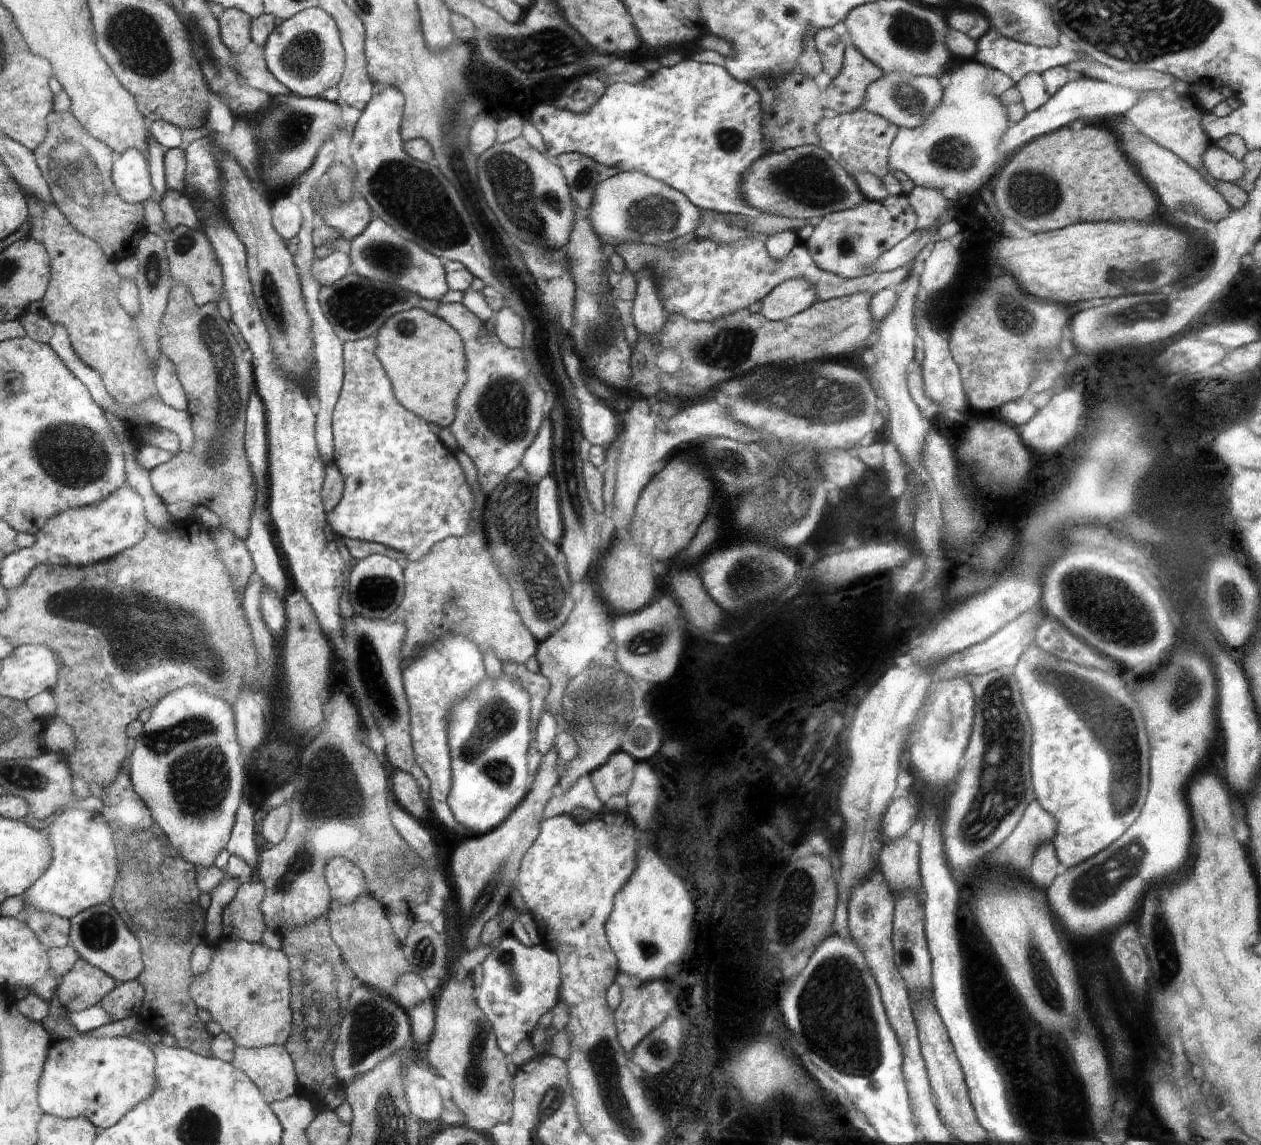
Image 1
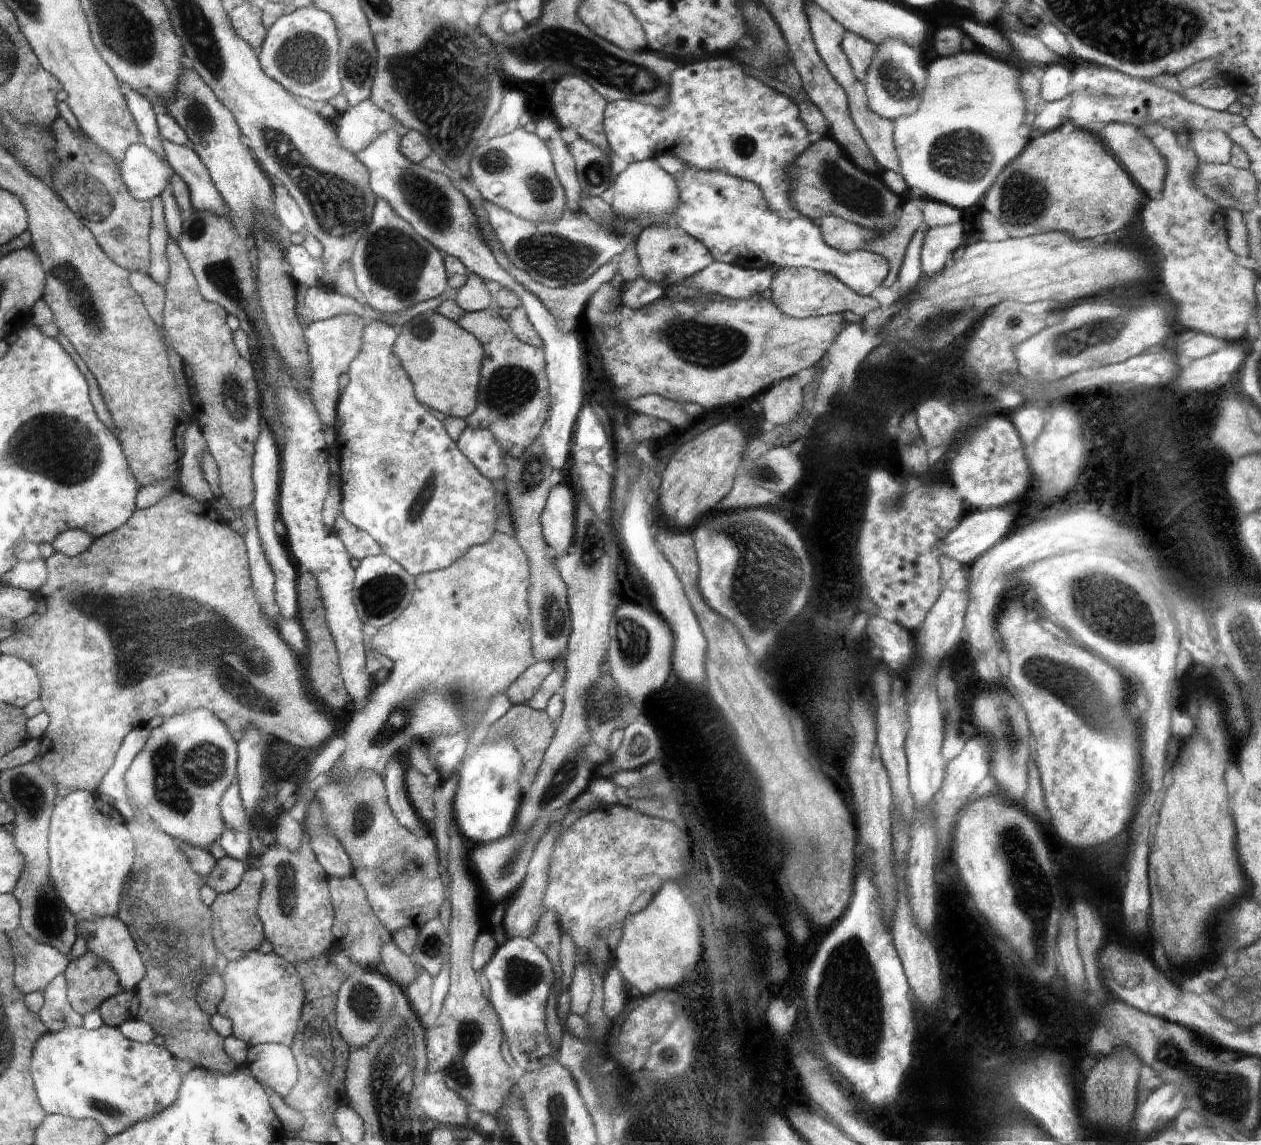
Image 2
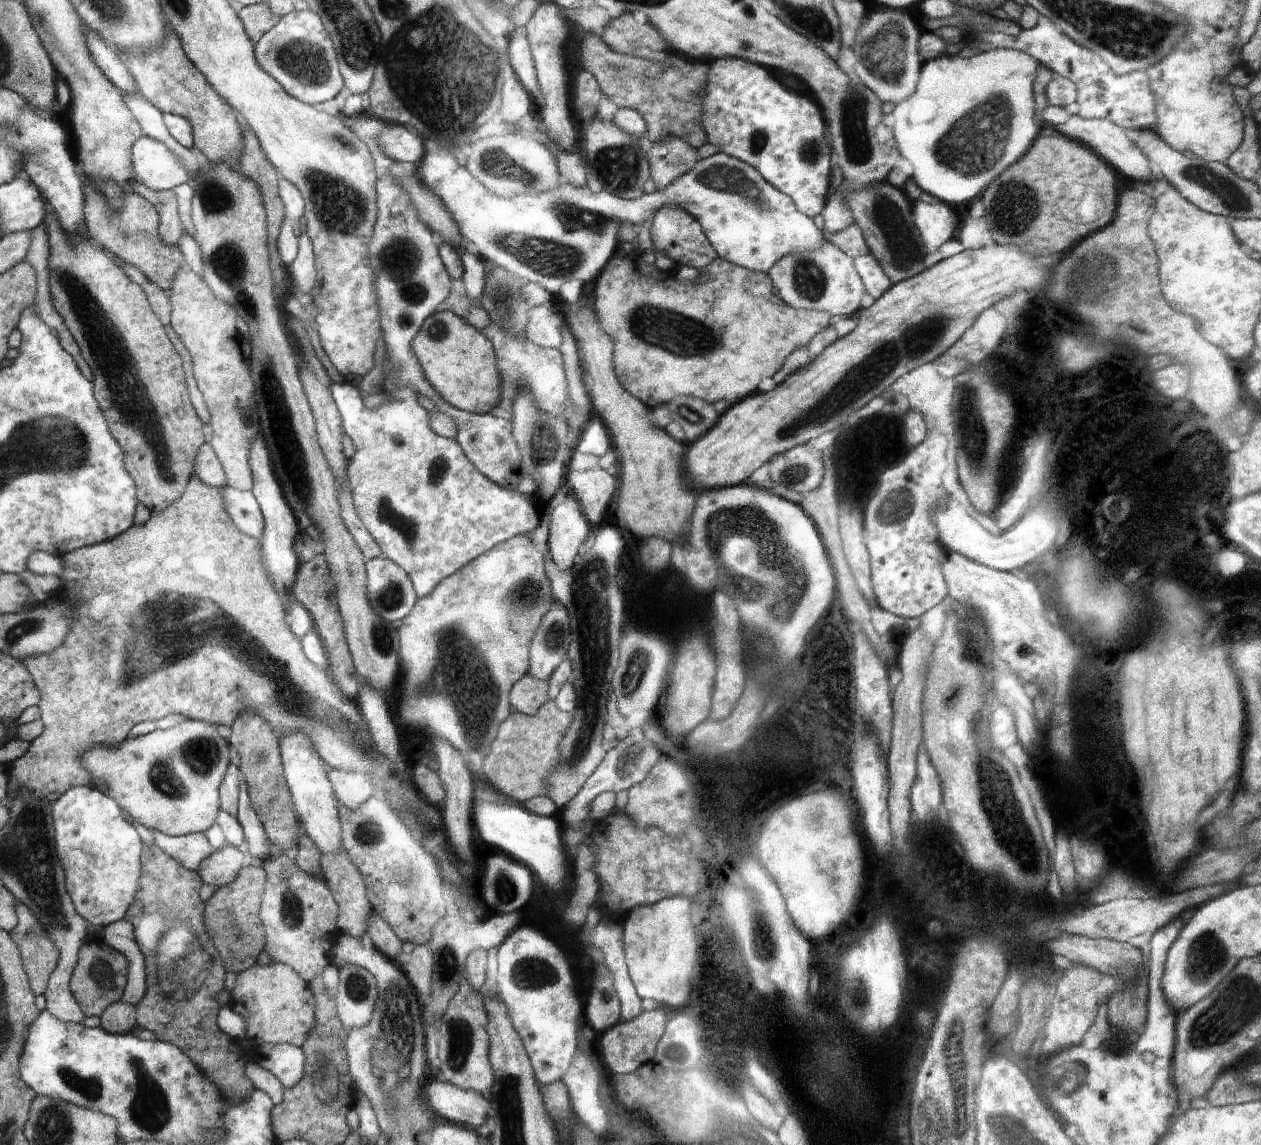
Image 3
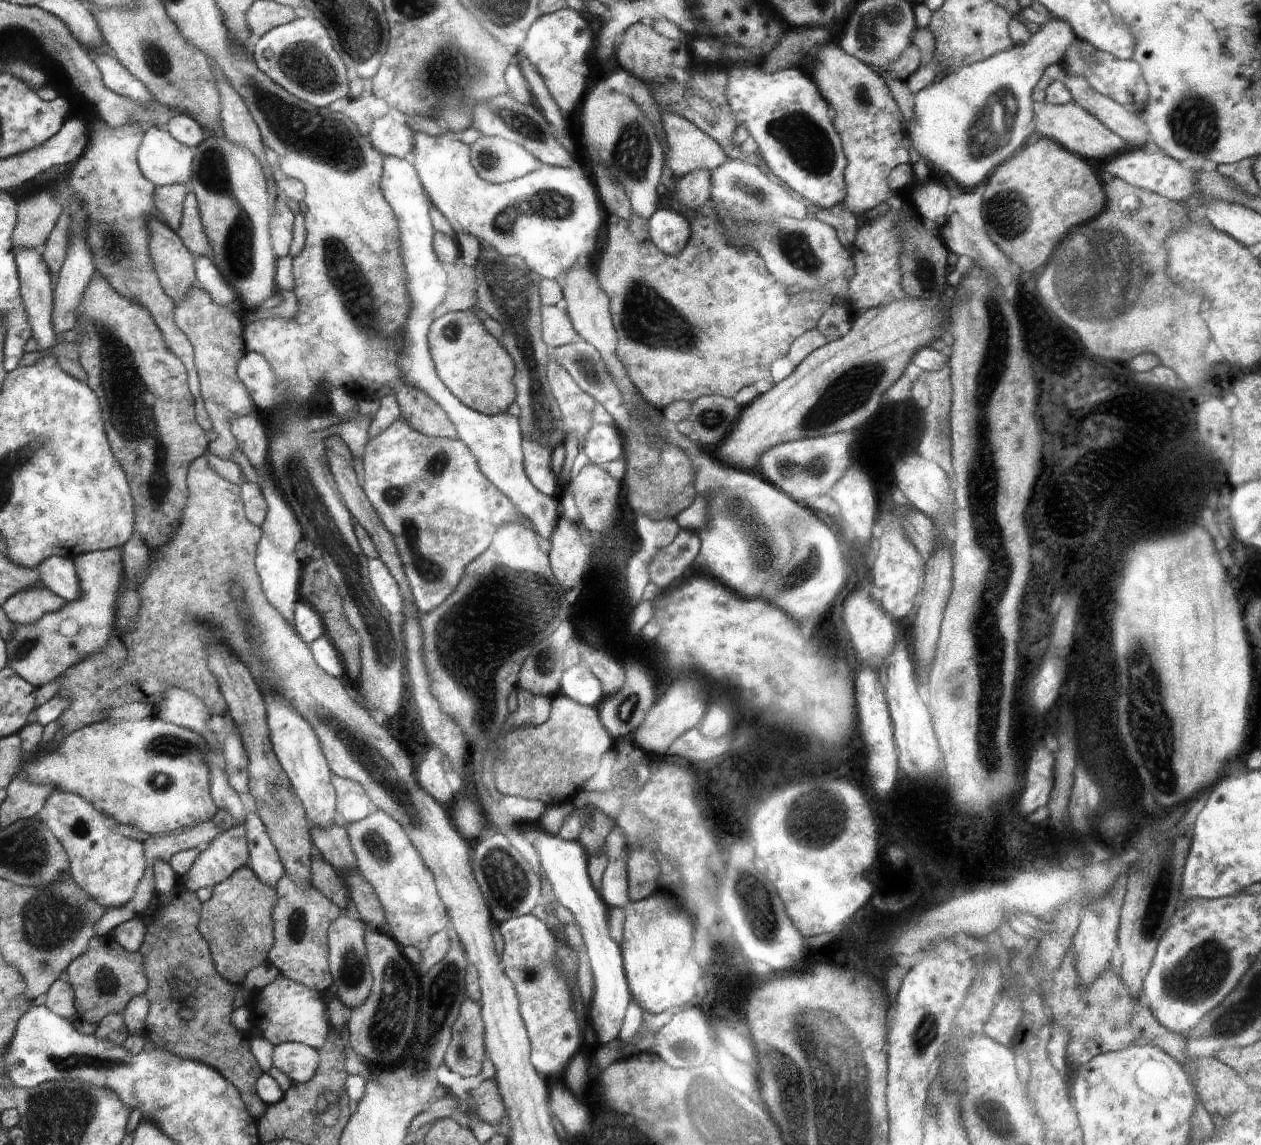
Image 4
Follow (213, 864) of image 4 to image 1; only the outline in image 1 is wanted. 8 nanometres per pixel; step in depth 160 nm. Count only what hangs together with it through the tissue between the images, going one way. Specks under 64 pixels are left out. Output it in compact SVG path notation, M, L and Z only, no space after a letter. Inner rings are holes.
M238 878L224 879L207 897L208 912L206 912L207 928L205 932L208 932L208 941L206 943L212 948L218 947L223 940L221 917L227 905L234 899L240 884Z

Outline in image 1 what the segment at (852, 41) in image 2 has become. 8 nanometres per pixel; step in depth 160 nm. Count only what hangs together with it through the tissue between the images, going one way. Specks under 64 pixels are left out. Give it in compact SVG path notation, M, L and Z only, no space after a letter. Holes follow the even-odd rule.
M853 45L845 46L842 72L823 86L824 109L828 114L846 114L862 106L868 86L884 72Z

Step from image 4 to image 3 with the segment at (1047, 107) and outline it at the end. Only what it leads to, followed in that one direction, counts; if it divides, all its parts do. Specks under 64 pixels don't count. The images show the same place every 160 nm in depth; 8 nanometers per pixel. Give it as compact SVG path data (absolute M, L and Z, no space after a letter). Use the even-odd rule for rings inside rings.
M1078 114L1071 115L1067 121L1057 124L1048 125L1053 132L1067 136L1069 139L1076 140L1080 143L1090 146L1090 148L1102 156L1108 164L1114 164L1120 174L1126 178L1132 176L1132 180L1148 180L1150 178L1151 164L1144 153L1136 146L1136 143L1130 138L1128 130L1119 127L1108 119L1087 119Z

